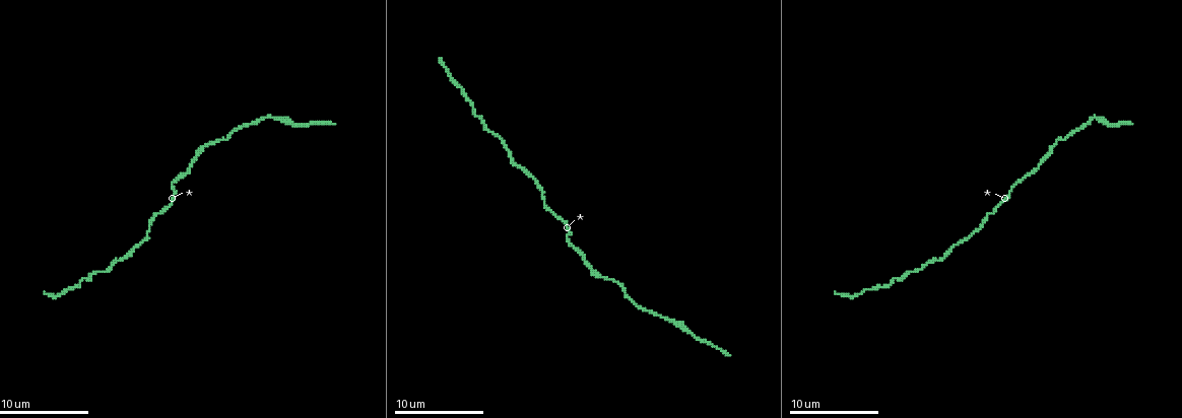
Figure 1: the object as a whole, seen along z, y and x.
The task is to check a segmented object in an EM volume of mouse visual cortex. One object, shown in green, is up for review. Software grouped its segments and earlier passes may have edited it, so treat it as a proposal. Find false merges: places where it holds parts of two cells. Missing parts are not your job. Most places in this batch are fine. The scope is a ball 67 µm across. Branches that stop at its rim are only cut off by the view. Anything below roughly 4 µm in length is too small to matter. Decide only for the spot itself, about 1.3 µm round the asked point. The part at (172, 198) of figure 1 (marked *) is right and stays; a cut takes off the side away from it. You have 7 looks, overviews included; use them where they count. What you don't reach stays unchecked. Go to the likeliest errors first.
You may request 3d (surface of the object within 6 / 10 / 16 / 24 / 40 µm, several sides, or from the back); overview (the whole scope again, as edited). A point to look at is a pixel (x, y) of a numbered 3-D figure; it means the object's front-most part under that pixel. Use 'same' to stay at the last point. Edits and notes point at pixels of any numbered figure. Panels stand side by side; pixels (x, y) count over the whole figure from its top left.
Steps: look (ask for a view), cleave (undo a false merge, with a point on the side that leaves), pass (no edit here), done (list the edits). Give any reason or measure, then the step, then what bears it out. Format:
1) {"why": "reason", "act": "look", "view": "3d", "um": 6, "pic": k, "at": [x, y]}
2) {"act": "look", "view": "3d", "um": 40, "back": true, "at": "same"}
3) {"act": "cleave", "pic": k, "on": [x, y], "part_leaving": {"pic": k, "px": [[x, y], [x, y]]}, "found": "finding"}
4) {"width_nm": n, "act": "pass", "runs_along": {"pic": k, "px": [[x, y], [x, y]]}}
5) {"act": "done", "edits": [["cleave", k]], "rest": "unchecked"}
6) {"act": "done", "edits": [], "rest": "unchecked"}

{"why": "sudden change in width", "act": "look", "view": "3d", "um": 16, "pic": 1, "at": [206, 145]}

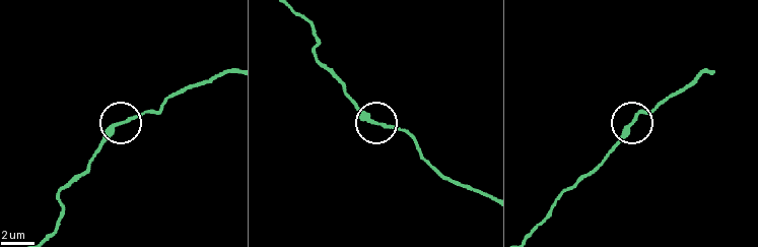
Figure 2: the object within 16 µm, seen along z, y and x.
{"act": "look", "view": "3d", "um": 6, "pic": 2, "at": [631, 123]}

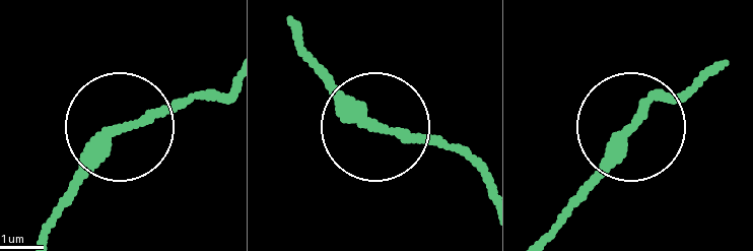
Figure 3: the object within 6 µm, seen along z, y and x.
{"width_nm": 260, "act": "pass", "runs_along": {"pic": 3, "px": [[53, 229], [78, 174], [111, 141], [206, 90]]}, "found": "all the same cell"}

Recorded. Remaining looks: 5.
{"why": "sudden change in width", "act": "look", "view": "3d", "um": 6, "pic": 1, "at": [96, 273]}

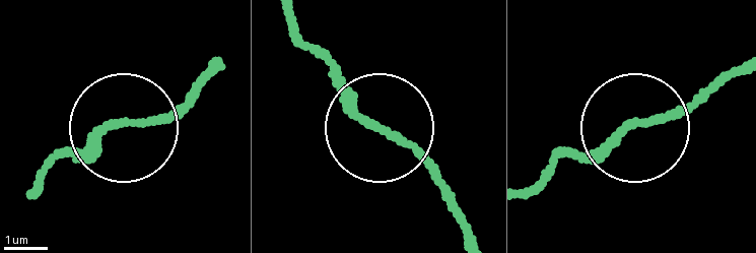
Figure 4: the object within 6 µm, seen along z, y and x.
{"width_nm": 180, "act": "pass", "runs_along": {"pic": 4, "px": [[216, 76], [173, 113], [119, 127], [35, 182]]}, "found": "all the same cell"}

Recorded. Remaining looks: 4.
{"why": "thick turns thin", "act": "look", "view": "3d", "um": 10, "pic": 1, "at": [952, 247]}

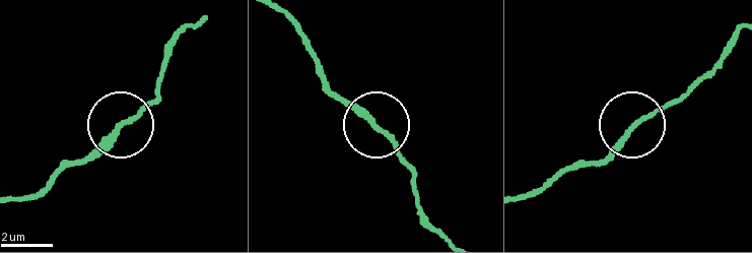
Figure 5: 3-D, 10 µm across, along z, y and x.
{"act": "pass", "runs_along": {"pic": 5, "px": [[742, 28], [715, 66], [632, 123], [600, 163]]}, "found": "continuous, no second cell"}

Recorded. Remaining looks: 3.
{"act": "done", "edits": [], "rest": "unchecked"}

